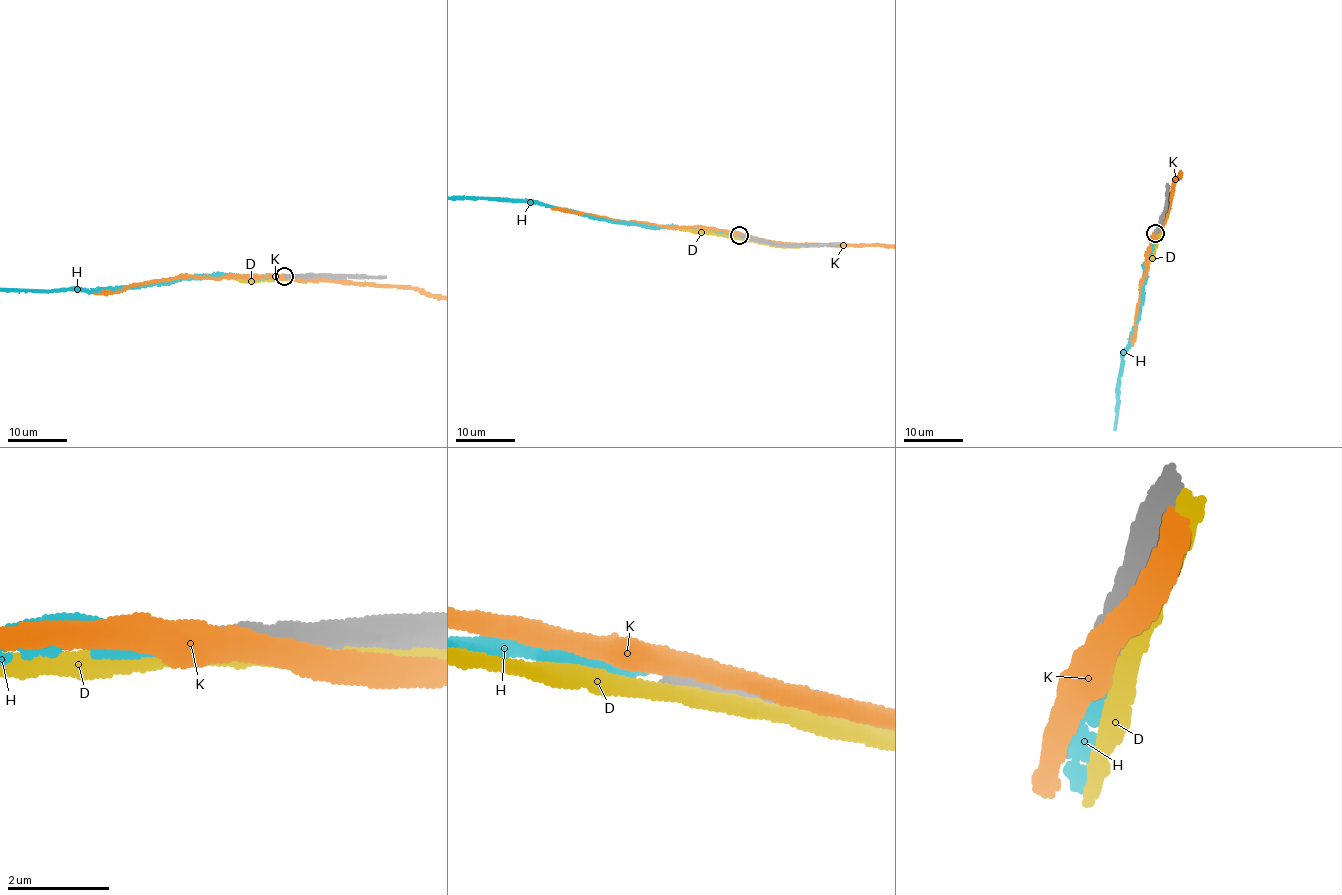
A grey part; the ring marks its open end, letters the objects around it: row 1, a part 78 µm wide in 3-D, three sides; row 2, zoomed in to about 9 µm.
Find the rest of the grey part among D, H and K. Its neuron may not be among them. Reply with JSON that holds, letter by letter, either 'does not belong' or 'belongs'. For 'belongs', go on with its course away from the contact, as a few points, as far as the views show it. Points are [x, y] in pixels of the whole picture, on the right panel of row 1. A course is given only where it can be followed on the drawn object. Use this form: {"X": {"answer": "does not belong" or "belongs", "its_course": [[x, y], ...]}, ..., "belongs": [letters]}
{"D": {"answer": "does not belong"}, "H": {"answer": "belongs"}, "K": {"answer": "does not belong"}, "belongs": ["H"]}

